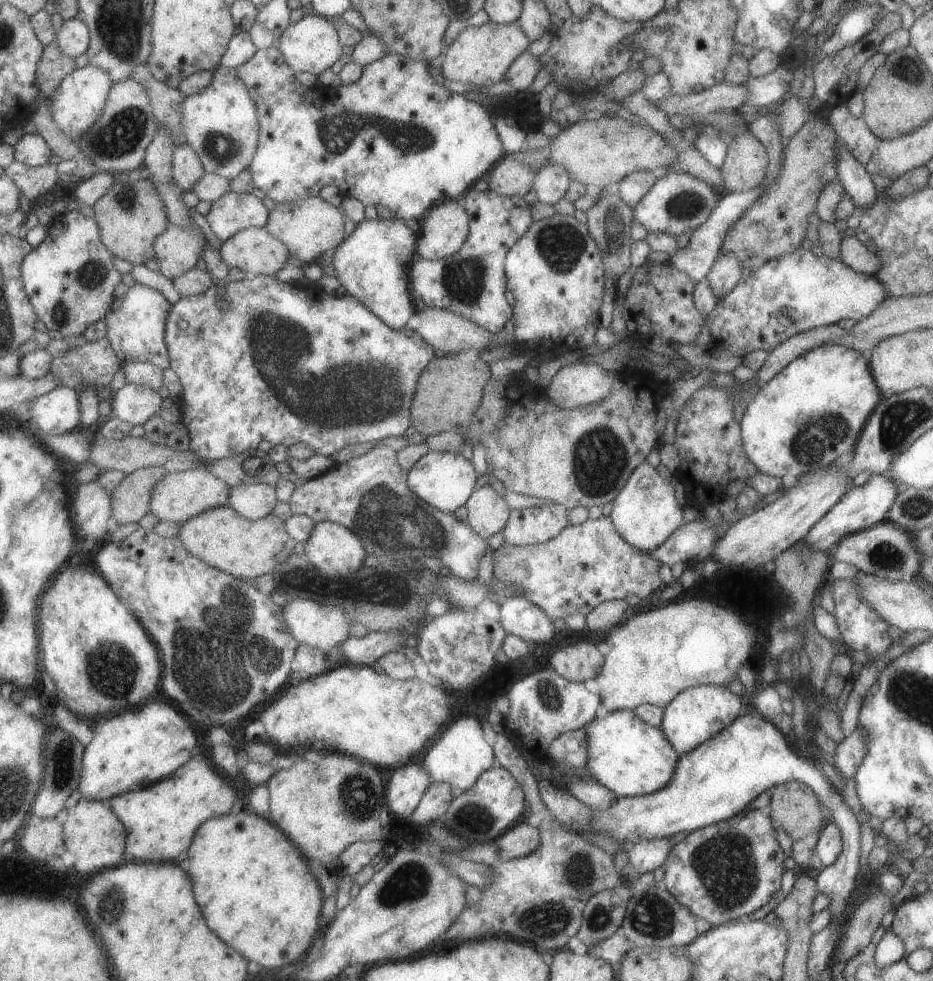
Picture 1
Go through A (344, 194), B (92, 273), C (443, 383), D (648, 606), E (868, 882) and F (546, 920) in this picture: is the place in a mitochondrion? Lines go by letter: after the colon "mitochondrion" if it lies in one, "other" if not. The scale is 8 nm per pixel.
A: other
B: mitochondrion
C: other
D: other
E: other
F: mitochondrion

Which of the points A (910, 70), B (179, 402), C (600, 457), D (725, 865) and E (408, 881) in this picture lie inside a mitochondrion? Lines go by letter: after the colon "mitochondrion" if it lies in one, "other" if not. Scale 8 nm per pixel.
A: mitochondrion
B: other
C: mitochondrion
D: mitochondrion
E: mitochondrion

